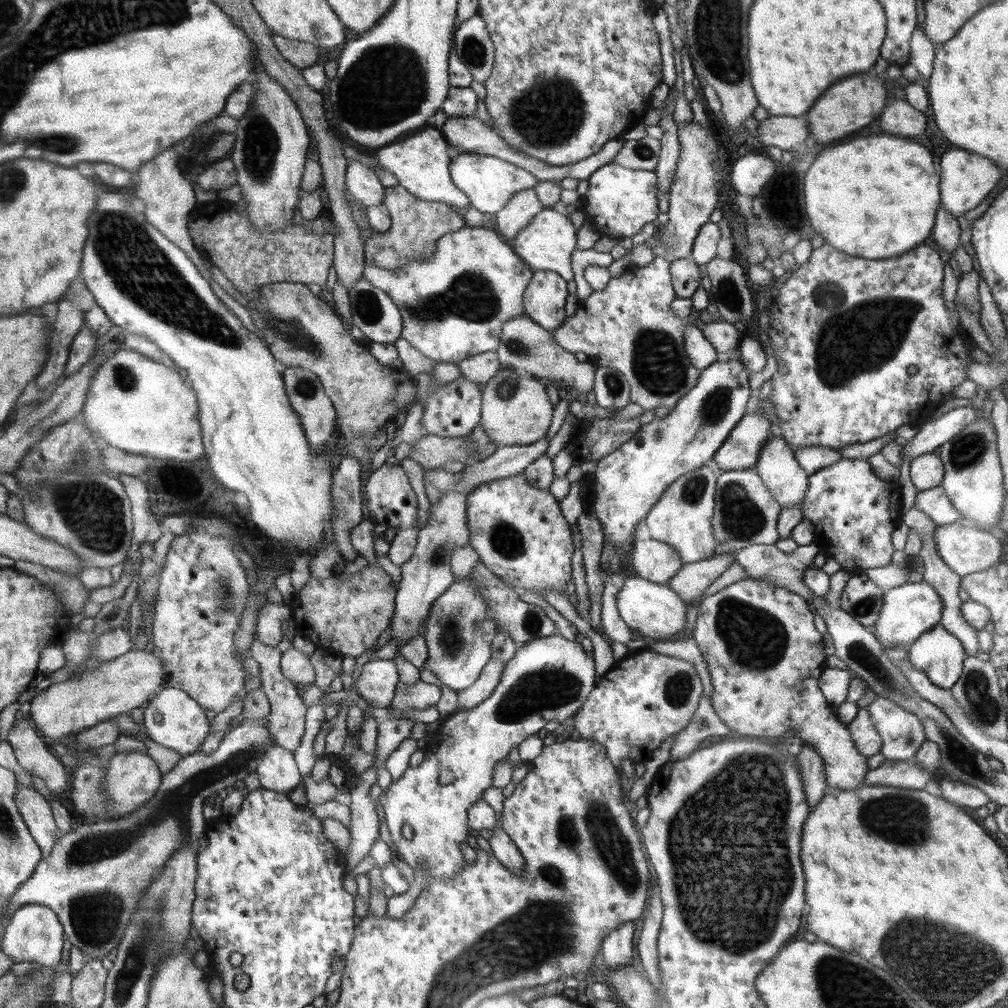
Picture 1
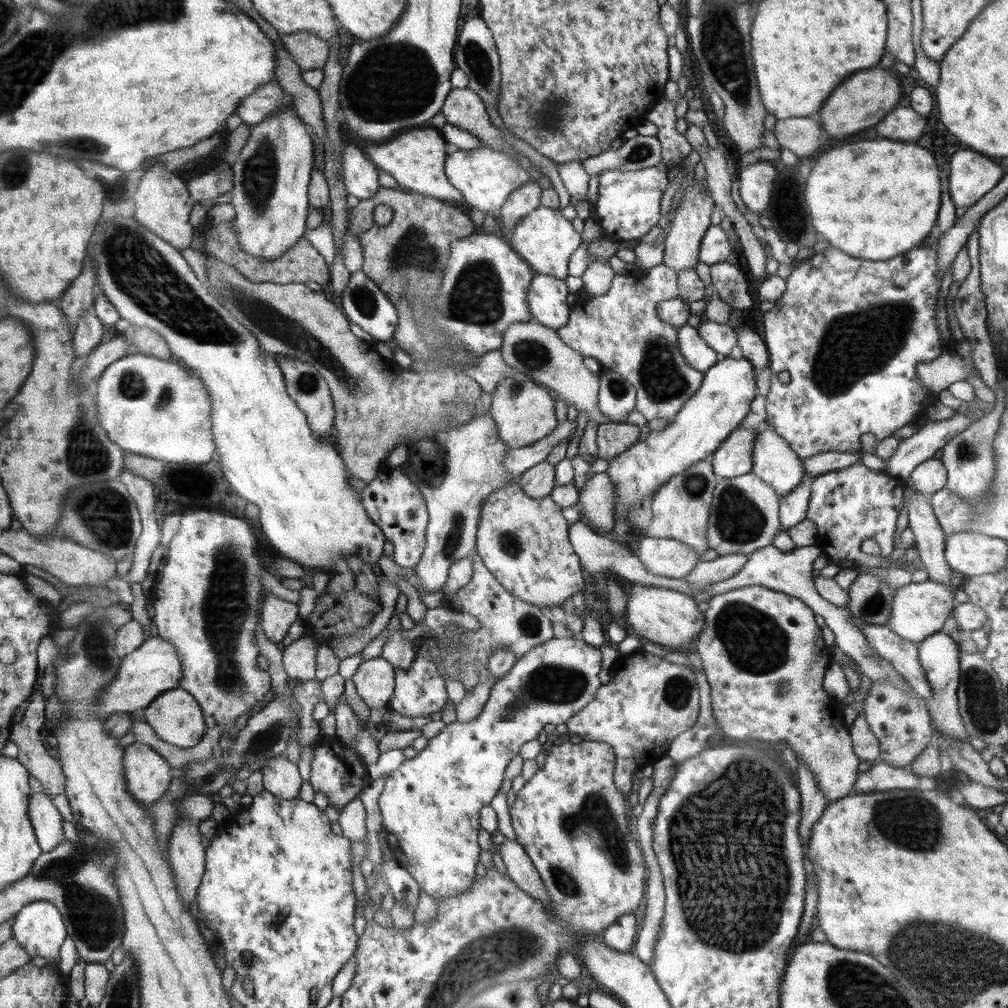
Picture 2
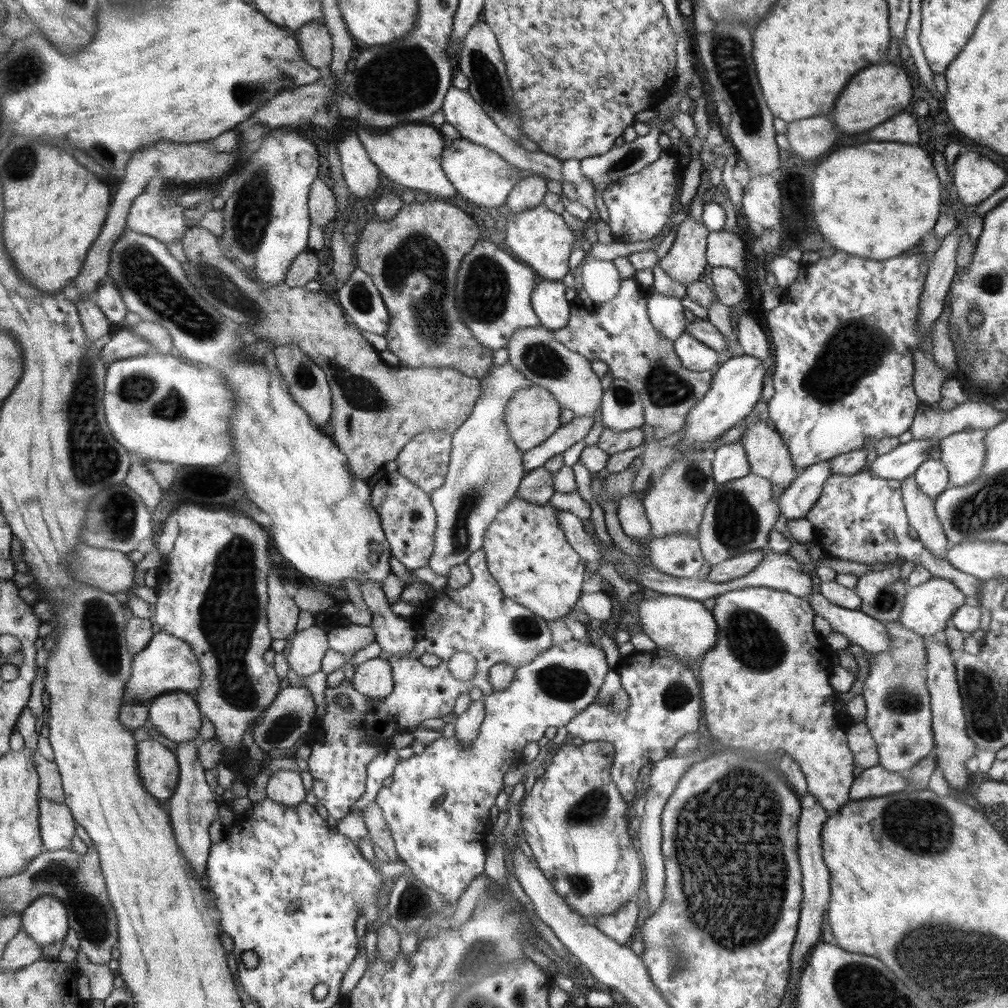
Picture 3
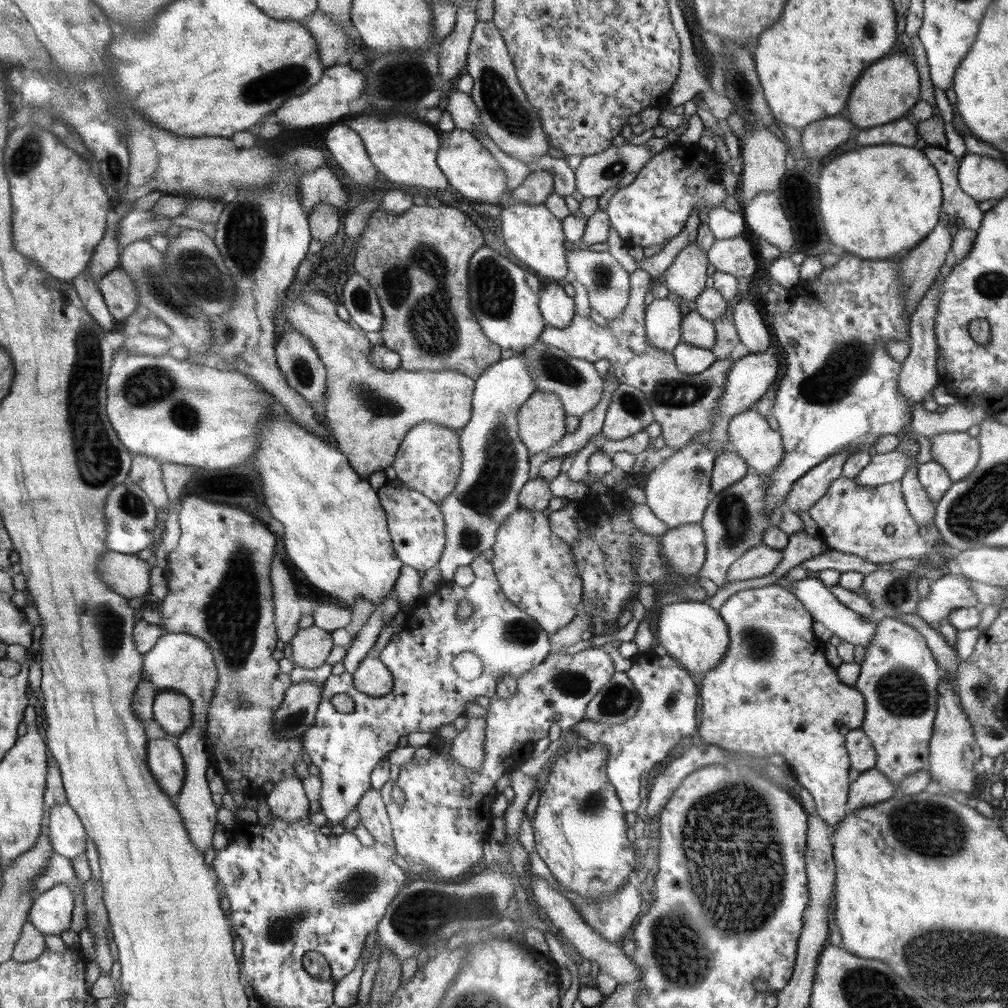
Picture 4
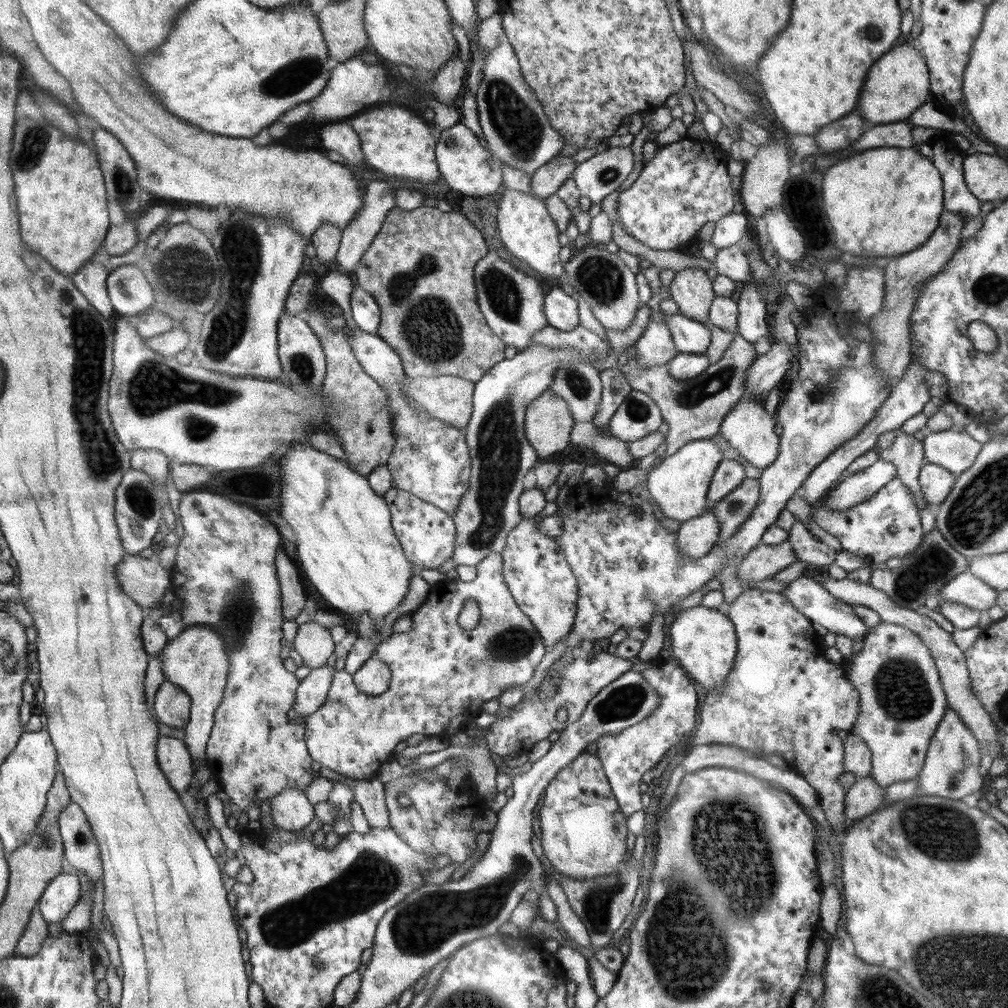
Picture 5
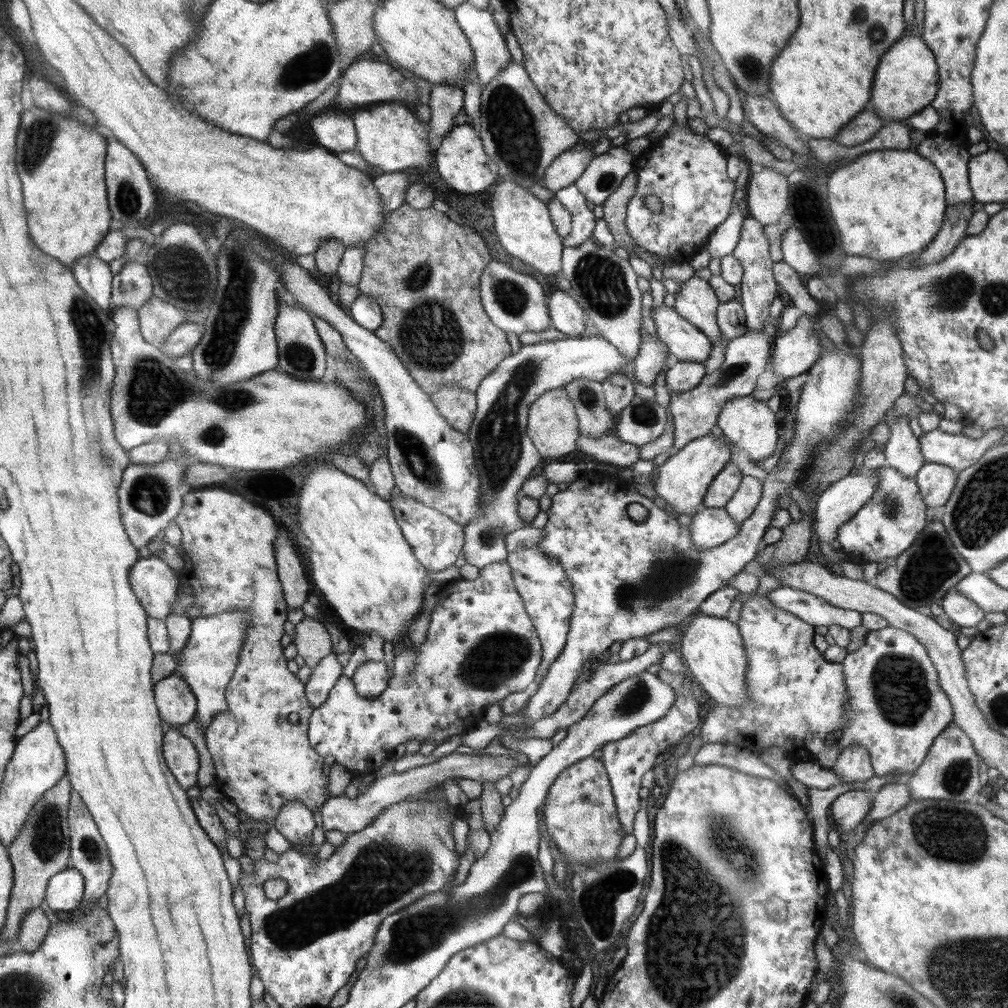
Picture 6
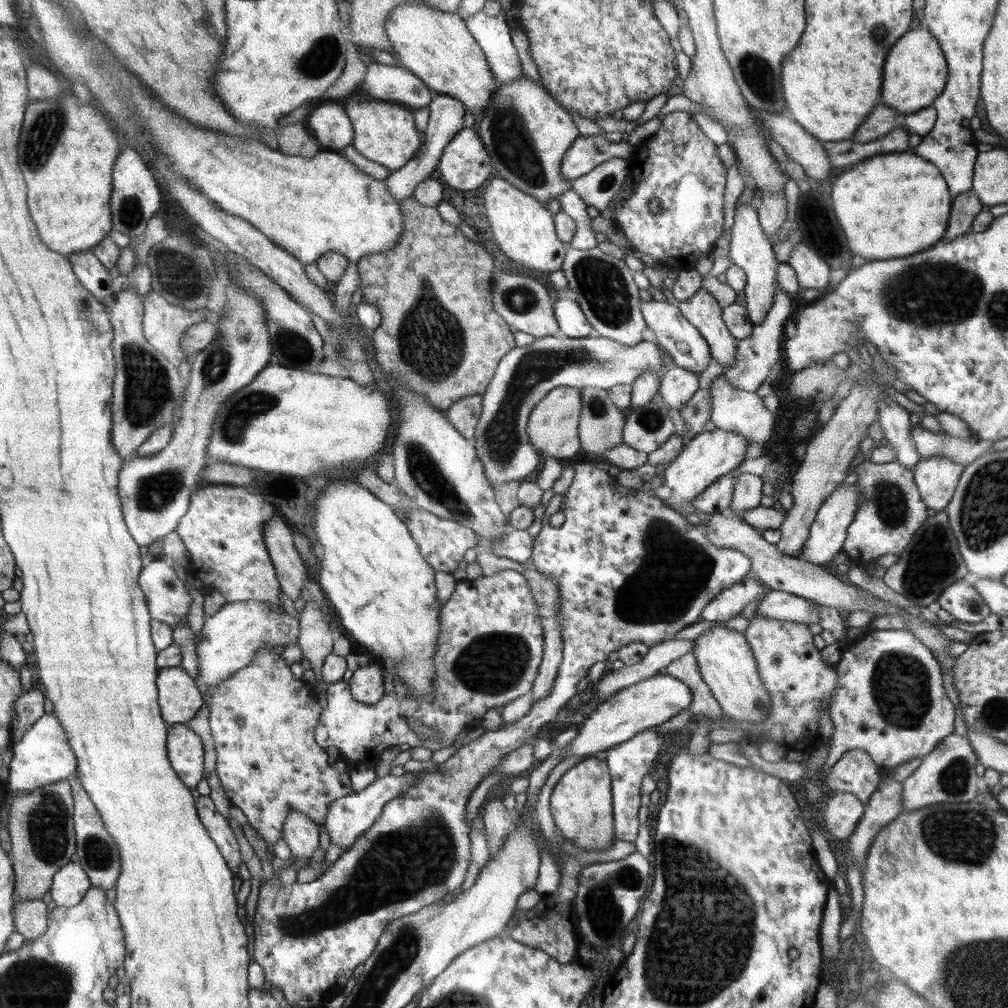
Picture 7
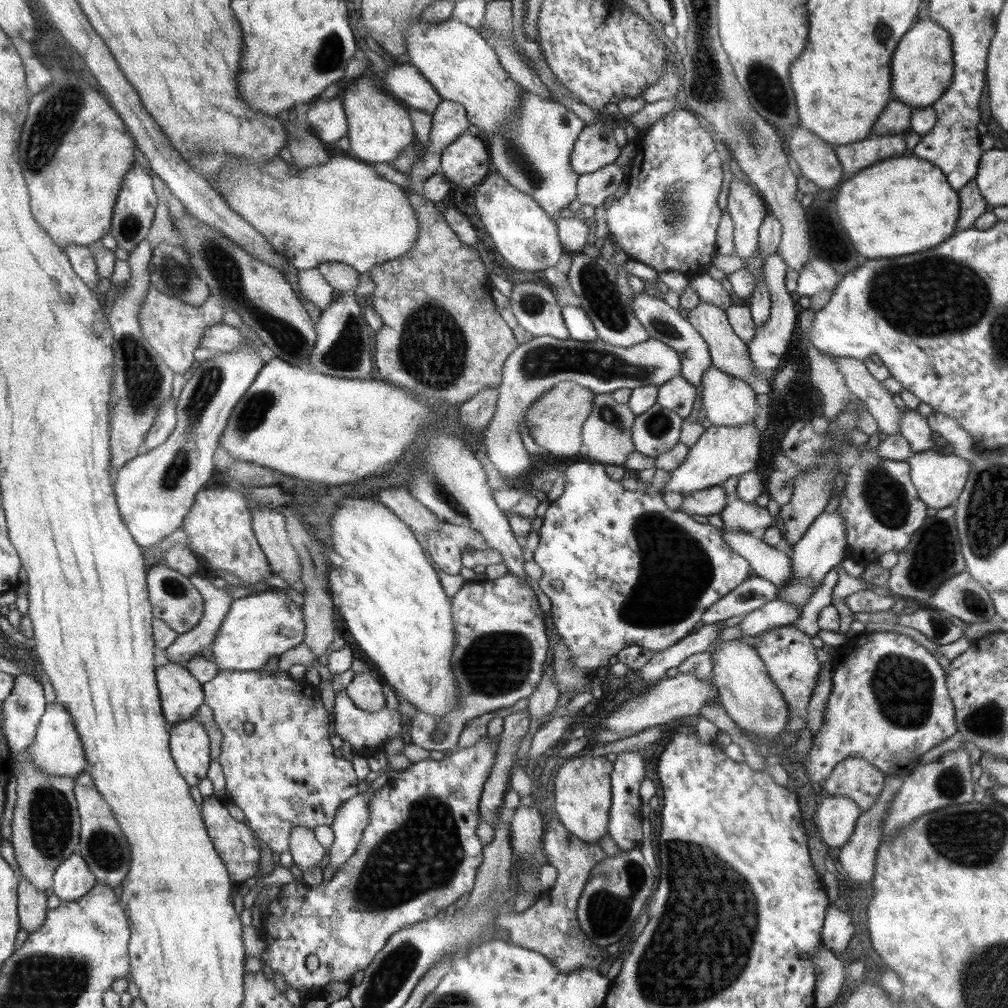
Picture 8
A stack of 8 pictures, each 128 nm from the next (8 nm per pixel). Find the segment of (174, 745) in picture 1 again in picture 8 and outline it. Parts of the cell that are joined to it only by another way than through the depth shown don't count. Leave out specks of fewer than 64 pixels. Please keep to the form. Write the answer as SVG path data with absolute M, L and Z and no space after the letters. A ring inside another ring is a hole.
M168 662L164 666L158 666L155 670L155 675L161 700L161 709L167 722L178 723L193 719L198 707L204 703L202 684L182 664Z

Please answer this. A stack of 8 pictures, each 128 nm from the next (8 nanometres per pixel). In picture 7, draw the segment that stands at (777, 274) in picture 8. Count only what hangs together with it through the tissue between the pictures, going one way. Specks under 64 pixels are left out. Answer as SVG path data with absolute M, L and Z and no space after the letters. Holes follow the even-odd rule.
M776 288L774 303L768 310L766 318L758 325L753 325L750 336L736 341L736 355L734 363L724 371L724 378L730 382L730 386L746 392L754 392L760 388L764 380L770 374L773 364L779 362L782 340L789 334L785 328L786 321L794 314L791 300L782 289Z

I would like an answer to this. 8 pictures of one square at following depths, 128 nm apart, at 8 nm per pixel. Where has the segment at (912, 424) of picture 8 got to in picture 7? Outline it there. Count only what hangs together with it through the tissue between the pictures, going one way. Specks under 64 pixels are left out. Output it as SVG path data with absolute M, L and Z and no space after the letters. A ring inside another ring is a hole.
M921 423L912 426L912 439L920 456L948 458L964 467L992 450L994 443L975 437L962 439L950 436L942 430L933 433L926 430Z

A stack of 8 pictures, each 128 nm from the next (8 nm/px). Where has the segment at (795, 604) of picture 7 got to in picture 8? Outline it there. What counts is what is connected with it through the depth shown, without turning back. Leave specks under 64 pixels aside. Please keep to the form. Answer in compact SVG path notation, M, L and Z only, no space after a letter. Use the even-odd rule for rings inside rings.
M777 595L762 607L744 615L738 626L741 626L743 635L755 637L775 627L792 625L792 622L800 616L800 612L800 607L796 607L794 603L784 603L784 599L780 599L780 595Z

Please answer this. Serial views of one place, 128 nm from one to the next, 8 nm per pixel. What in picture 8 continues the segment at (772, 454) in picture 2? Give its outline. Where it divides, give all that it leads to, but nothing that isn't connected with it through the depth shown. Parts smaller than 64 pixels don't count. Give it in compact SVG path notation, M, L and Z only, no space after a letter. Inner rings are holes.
M712 365L702 374L701 385L702 405L706 409L706 423L716 426L742 426L748 422L754 422L758 410L756 403L756 393L748 383L740 378L736 378L718 370Z

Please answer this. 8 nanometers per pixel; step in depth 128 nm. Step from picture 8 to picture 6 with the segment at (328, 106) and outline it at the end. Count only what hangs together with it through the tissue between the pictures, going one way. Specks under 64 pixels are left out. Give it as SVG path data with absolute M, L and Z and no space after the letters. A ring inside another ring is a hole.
M322 112L312 120L312 128L326 150L349 152L357 149L357 132L351 116L342 112Z

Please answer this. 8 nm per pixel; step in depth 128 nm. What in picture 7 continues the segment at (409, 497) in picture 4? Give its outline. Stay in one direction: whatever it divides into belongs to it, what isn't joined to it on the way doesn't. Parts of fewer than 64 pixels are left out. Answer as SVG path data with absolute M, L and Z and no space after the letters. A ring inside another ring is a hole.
M413 502L407 506L407 512L400 513L403 524L407 527L414 543L418 544L422 558L434 570L434 572L452 573L458 569L458 564L464 559L466 550L476 548L477 536L472 531L454 522L454 520L444 520L422 508Z

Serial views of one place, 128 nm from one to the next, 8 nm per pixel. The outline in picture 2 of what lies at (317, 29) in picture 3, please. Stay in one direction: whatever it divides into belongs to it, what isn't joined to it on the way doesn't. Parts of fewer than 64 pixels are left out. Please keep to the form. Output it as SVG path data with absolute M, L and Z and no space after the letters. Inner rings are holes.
M297 33L281 36L290 56L294 56L303 70L322 69L329 57L328 42L313 34Z

